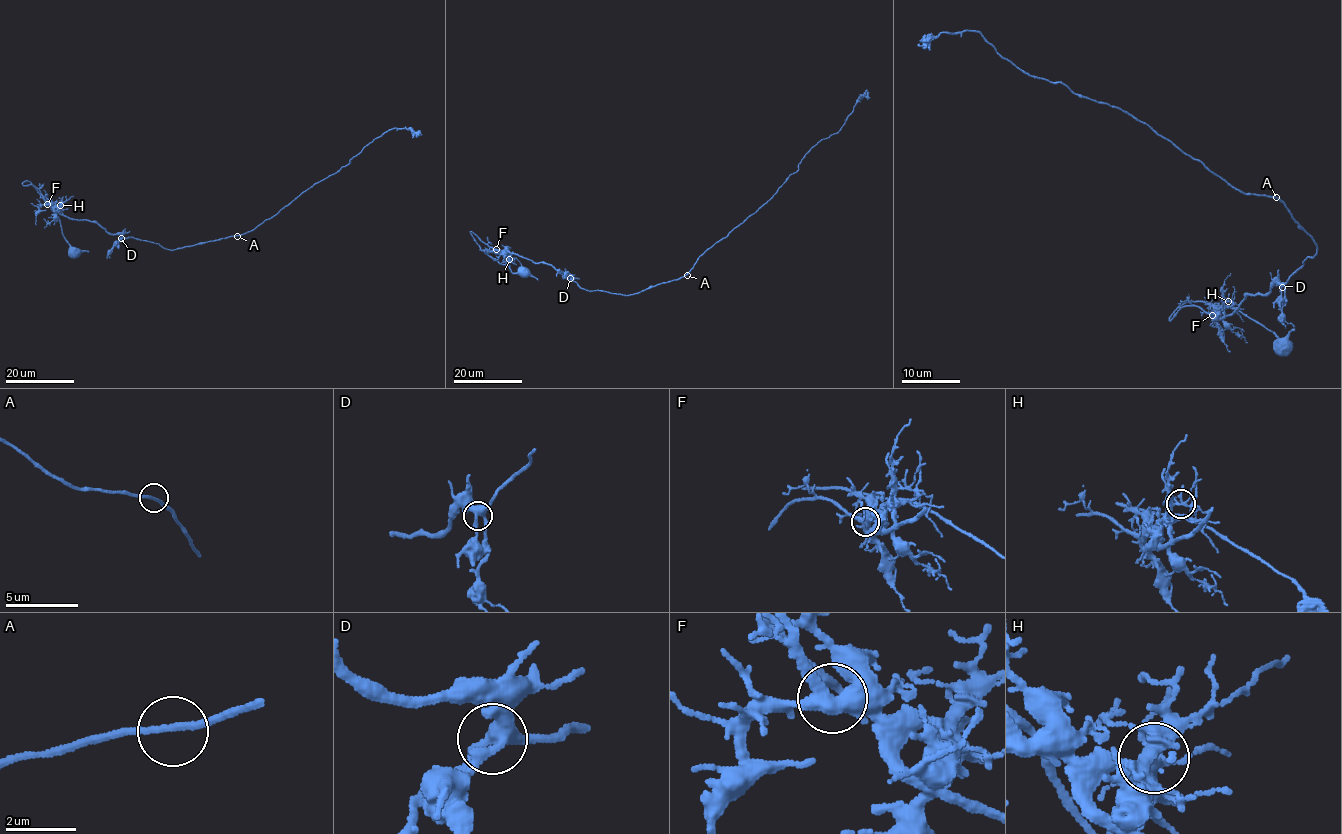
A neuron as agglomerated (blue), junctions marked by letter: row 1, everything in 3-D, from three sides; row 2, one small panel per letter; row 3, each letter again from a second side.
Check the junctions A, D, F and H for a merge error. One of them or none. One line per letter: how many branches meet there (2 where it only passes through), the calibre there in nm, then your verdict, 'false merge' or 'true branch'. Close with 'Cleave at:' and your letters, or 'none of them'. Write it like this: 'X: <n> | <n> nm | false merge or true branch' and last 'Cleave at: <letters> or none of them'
A: 2 | 180 nm | true branch
D: 5 | 400 nm | true branch
F: 3 | 400 nm | true branch
H: 8 | 280 nm | true branch
Cleave at: none of them

